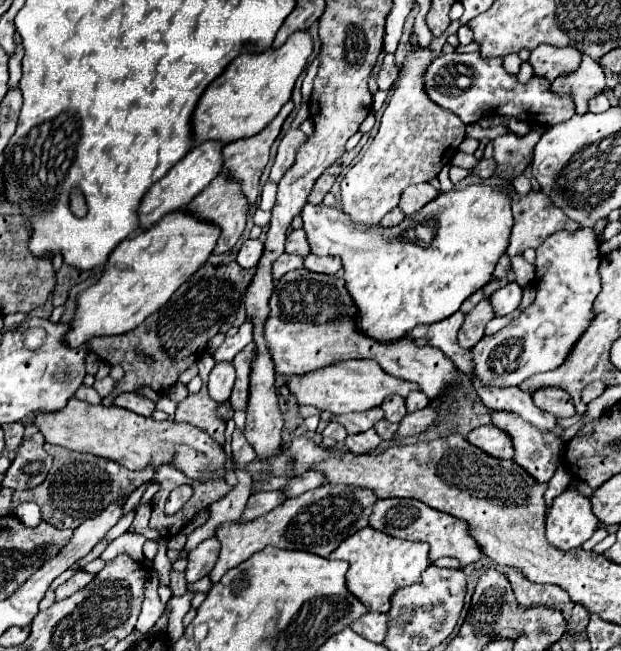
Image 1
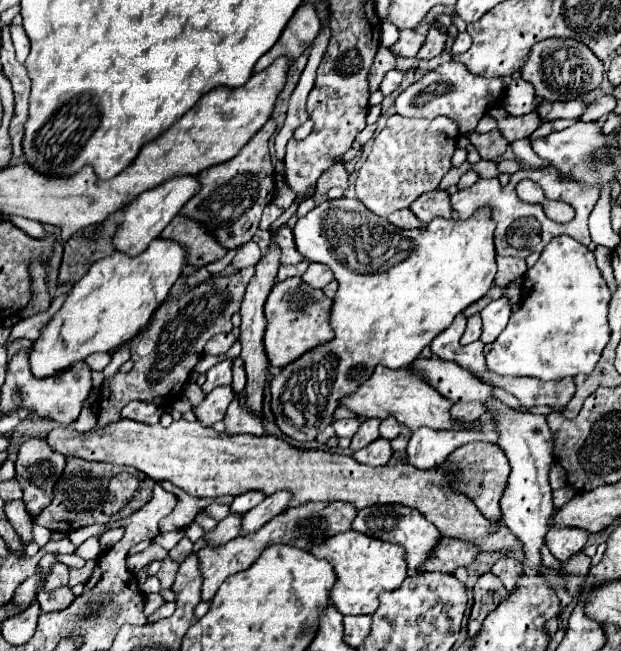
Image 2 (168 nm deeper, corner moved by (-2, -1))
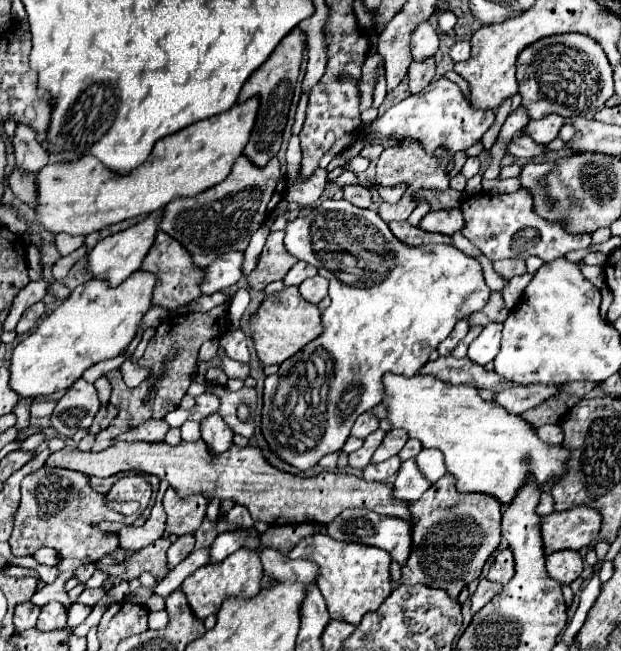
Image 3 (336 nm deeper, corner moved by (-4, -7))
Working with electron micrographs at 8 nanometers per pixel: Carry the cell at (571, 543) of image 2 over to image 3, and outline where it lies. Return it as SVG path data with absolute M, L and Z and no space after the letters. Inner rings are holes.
M559 550L547 556L547 572L561 584L571 584L583 572L583 558L579 550Z

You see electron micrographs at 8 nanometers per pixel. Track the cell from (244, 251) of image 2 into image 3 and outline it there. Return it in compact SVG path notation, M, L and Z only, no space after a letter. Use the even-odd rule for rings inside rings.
M239 250L223 254L211 266L207 266L207 278L203 282L203 294L213 294L227 286L237 284L243 278L245 254Z

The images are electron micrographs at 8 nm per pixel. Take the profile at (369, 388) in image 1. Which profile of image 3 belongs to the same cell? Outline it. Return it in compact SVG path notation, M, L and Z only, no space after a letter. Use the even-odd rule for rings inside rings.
M387 372L383 376L383 406L387 408L387 420L391 428L403 428L407 430L409 438L417 438L423 444L423 448L439 448L443 452L447 472L451 472L457 478L459 492L495 494L495 498L499 498L503 506L507 506L507 502L515 496L515 490L519 490L529 472L535 474L535 480L539 480L541 486L545 480L553 476L561 478L565 470L565 460L569 458L567 450L563 450L561 446L549 446L543 440L539 440L533 426L525 424L519 416L507 414L493 402L481 400L477 388L473 386L453 386L435 376L423 374L405 378ZM523 454L529 456L531 464L523 464Z

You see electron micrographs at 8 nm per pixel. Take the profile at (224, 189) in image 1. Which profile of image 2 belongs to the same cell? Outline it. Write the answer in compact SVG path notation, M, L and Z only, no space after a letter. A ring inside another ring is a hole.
M175 216L161 232L161 238L183 244L187 262L195 268L203 268L227 254L227 250L217 240L213 240L213 236L209 236L201 224L185 220L183 216Z

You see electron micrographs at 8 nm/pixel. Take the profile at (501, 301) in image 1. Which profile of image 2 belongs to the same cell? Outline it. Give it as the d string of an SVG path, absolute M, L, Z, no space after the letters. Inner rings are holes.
M499 298L493 300L491 304L487 304L485 310L481 310L481 318L483 318L483 334L481 334L481 342L487 346L491 342L495 342L495 338L503 332L503 328L507 326L511 316L511 306L507 298Z

